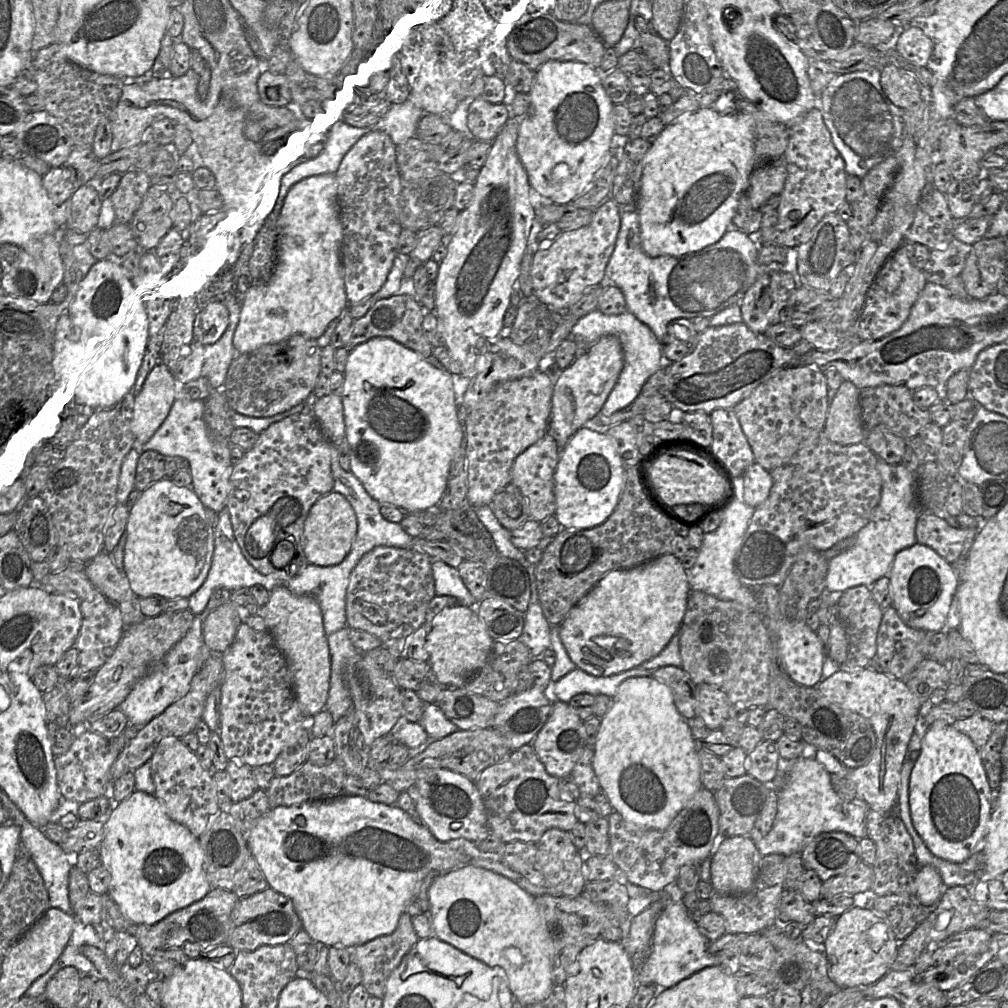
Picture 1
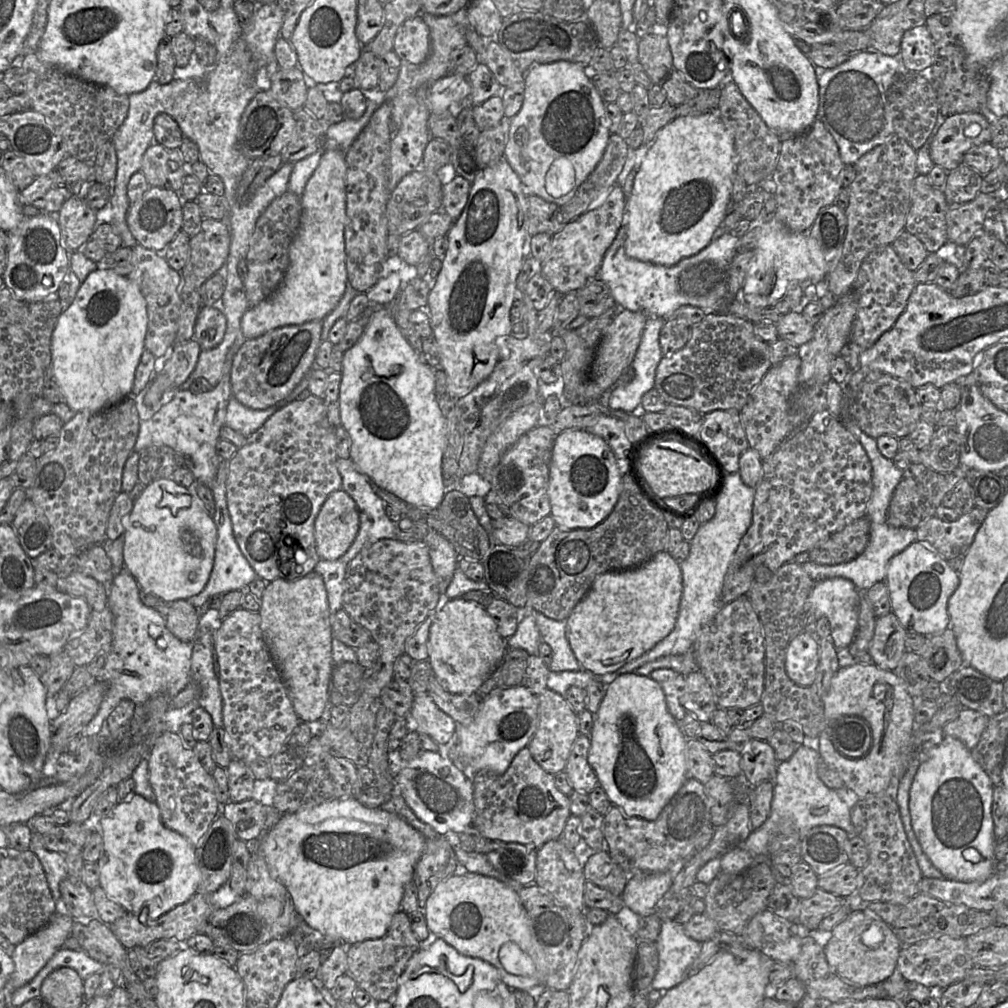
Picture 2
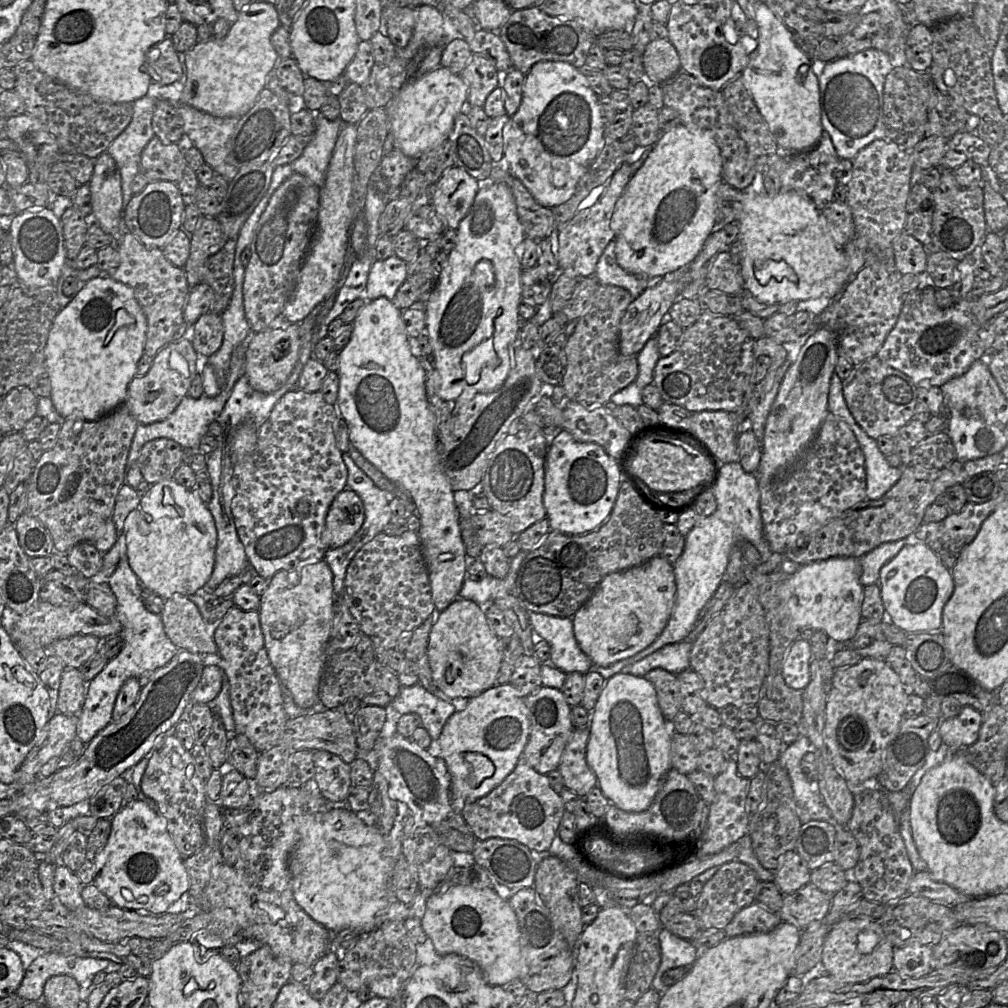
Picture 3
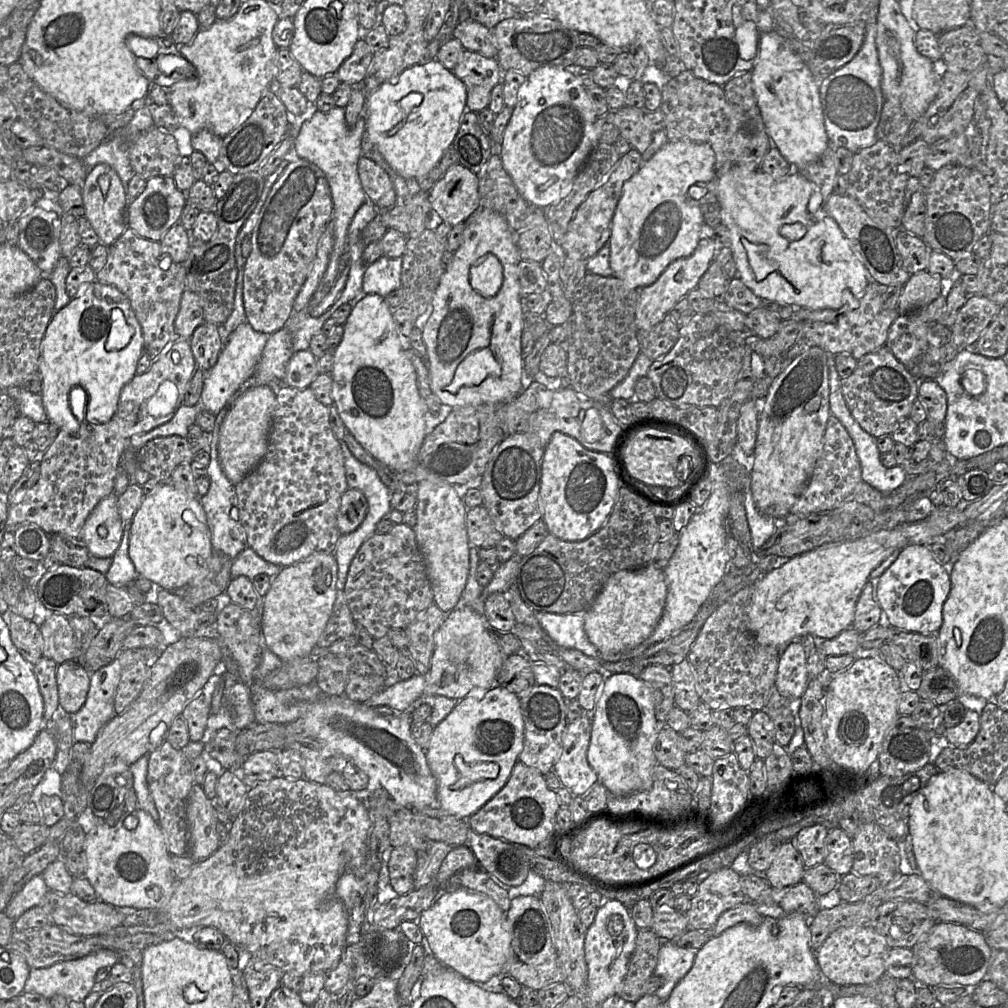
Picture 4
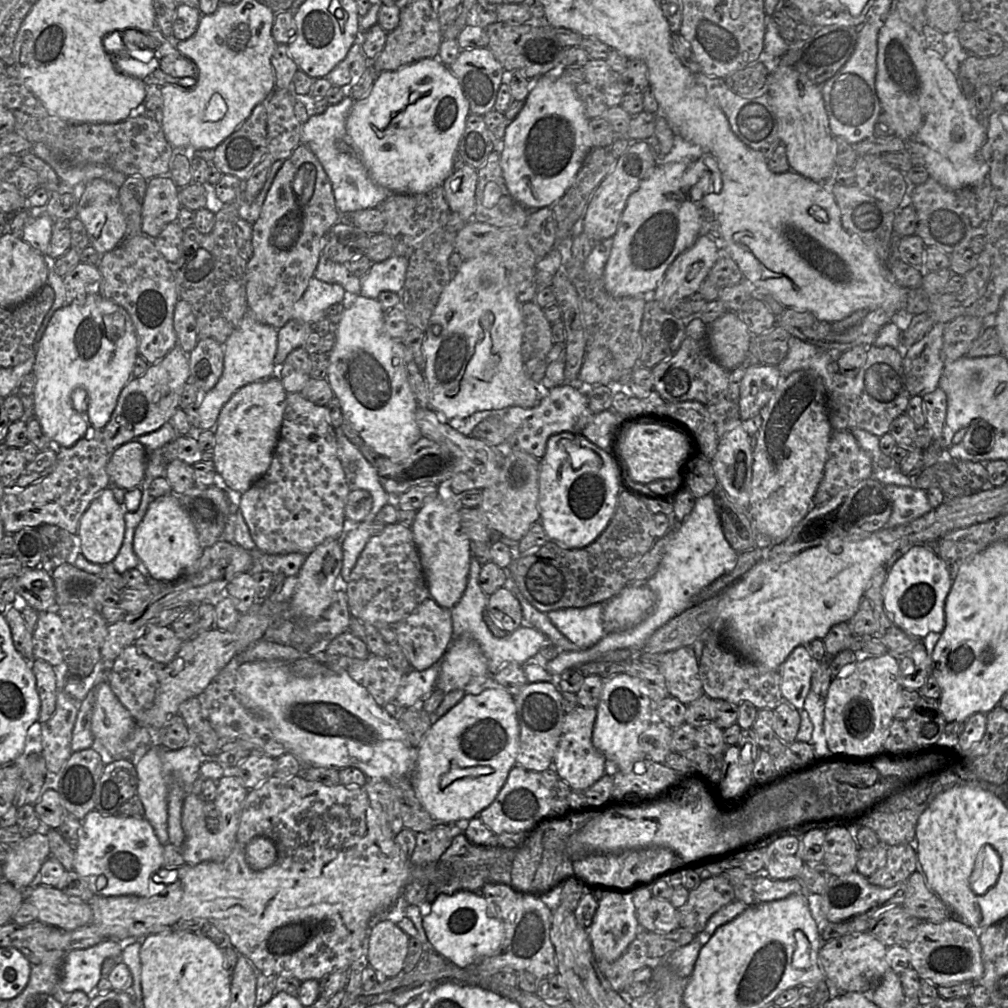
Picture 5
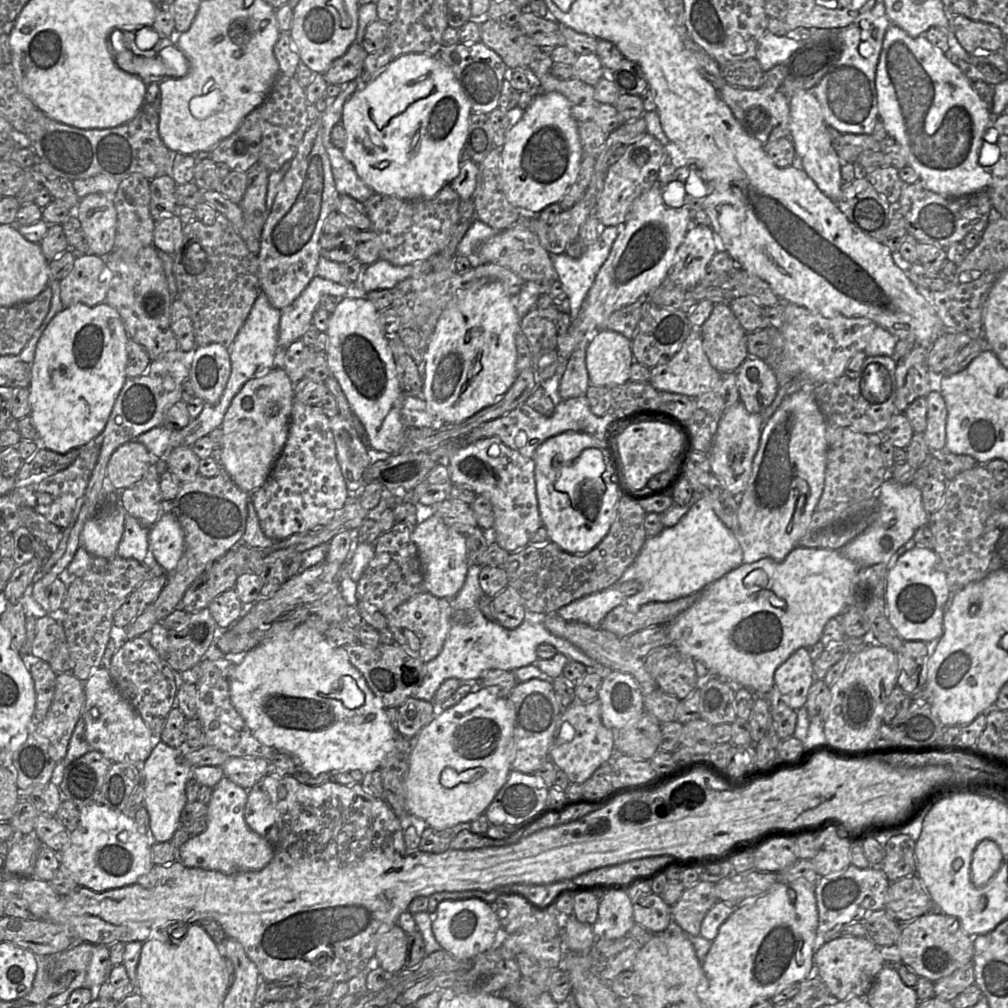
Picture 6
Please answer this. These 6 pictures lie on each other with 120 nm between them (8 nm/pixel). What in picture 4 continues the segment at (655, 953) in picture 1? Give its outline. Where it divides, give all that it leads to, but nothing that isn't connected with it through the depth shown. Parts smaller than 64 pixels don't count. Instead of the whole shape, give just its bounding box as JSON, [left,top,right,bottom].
[653,940,698,1001]

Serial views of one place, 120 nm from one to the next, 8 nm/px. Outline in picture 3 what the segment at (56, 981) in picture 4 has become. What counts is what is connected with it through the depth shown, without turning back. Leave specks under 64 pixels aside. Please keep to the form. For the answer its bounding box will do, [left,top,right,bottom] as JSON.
[15,951,111,1002]

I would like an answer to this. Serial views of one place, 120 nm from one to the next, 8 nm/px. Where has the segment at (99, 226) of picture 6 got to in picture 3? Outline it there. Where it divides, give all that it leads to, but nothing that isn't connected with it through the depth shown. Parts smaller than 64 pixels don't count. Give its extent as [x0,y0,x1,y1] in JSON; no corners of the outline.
[88,152,123,235]

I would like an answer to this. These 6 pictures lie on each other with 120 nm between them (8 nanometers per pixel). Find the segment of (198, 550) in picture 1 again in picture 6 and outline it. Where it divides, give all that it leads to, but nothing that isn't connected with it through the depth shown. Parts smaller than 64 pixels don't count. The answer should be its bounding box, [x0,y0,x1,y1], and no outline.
[147,512,184,573]

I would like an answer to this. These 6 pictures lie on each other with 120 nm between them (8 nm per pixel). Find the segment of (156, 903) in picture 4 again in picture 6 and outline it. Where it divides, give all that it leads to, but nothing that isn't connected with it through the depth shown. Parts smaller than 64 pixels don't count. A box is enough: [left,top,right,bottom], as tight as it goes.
[58,803,155,892]

